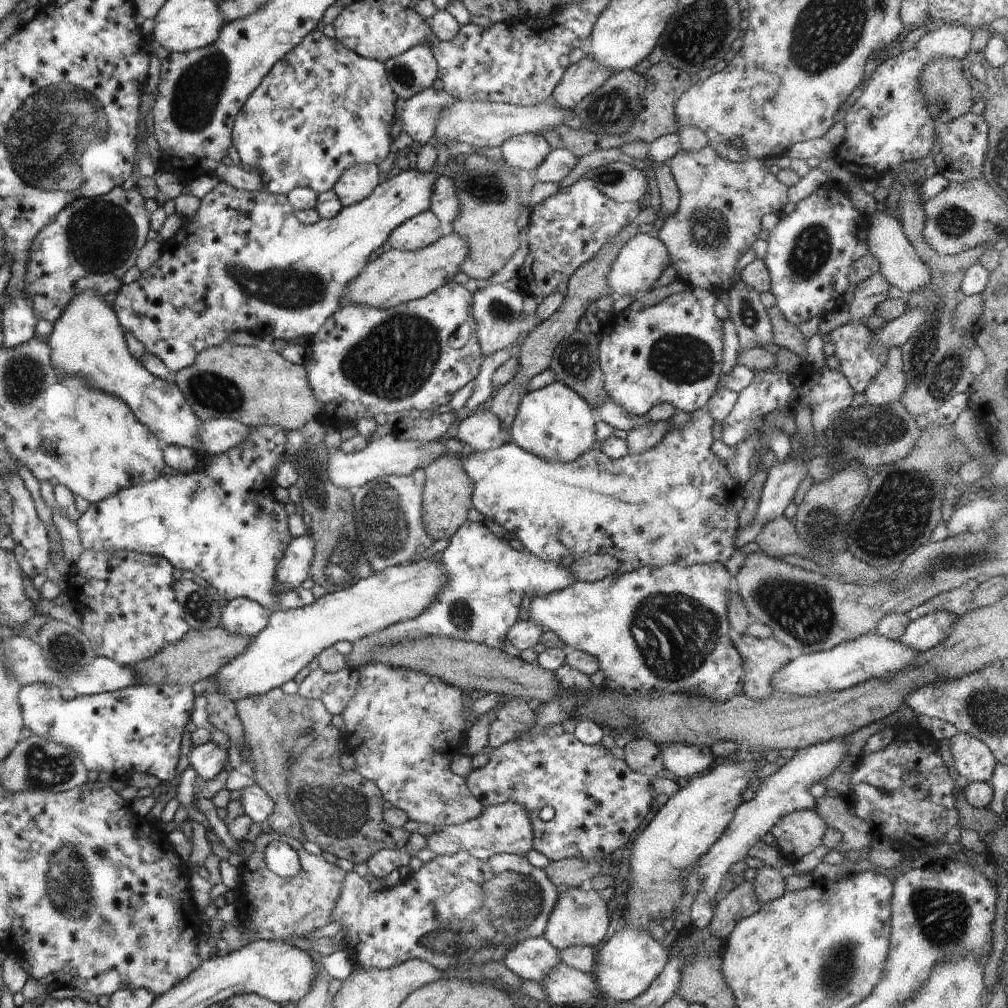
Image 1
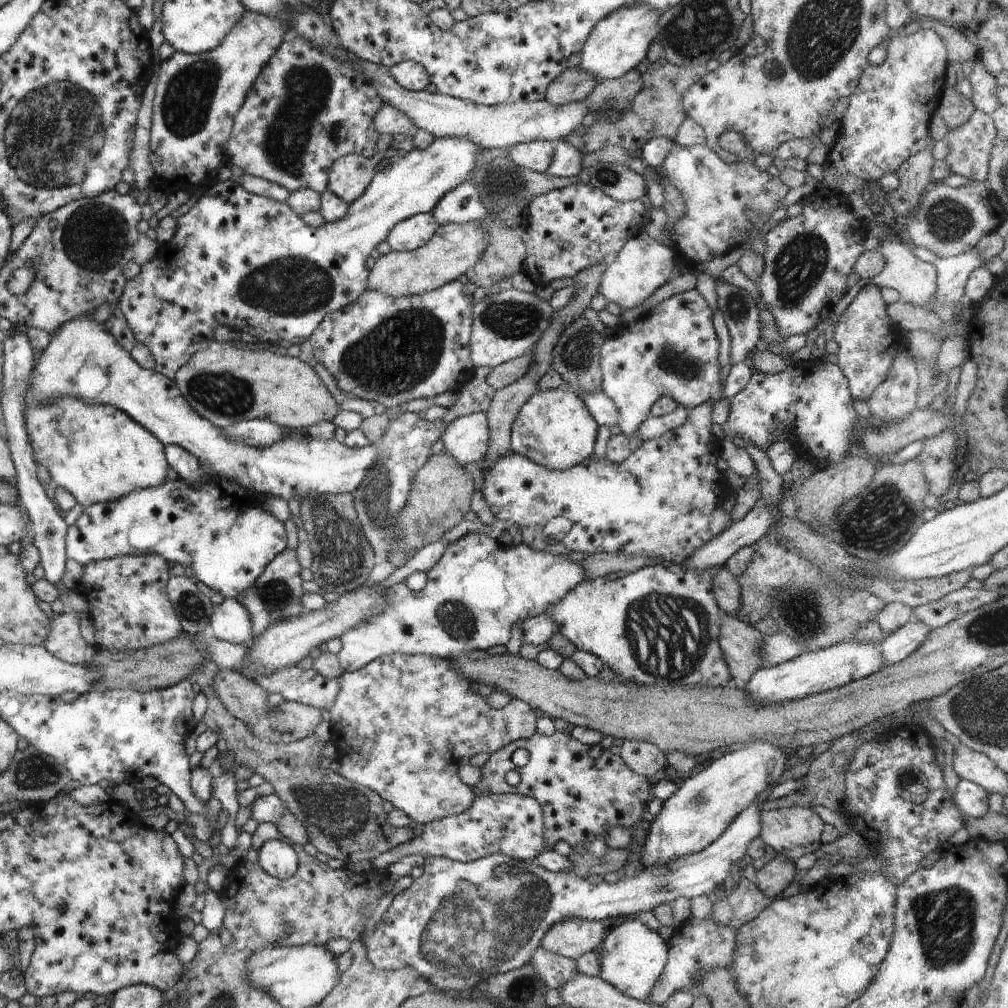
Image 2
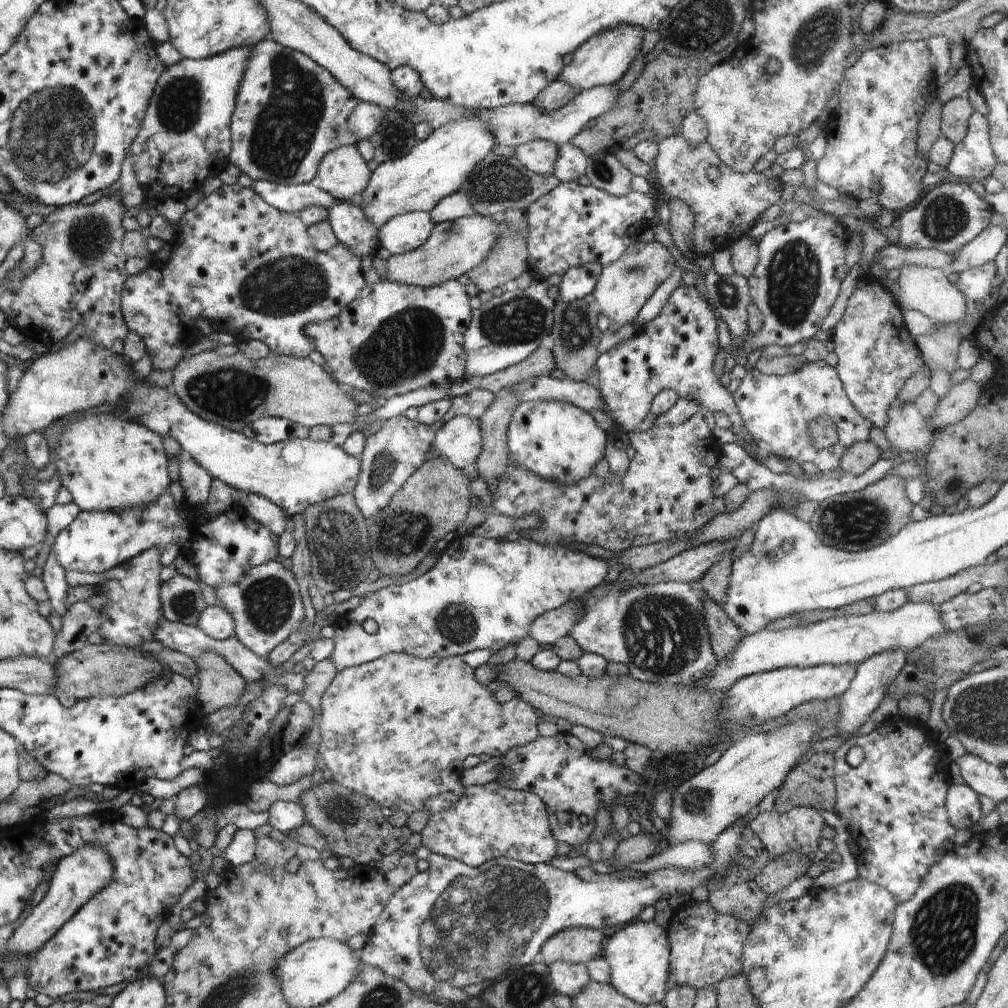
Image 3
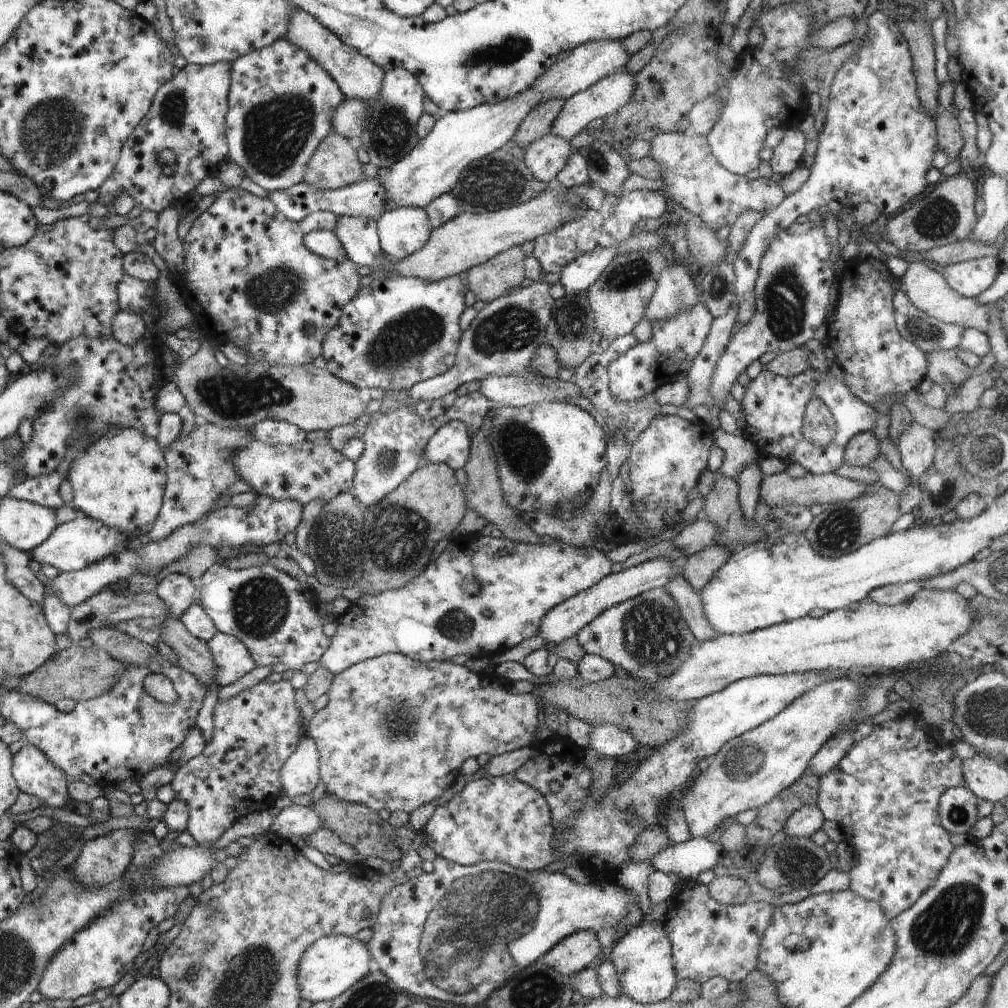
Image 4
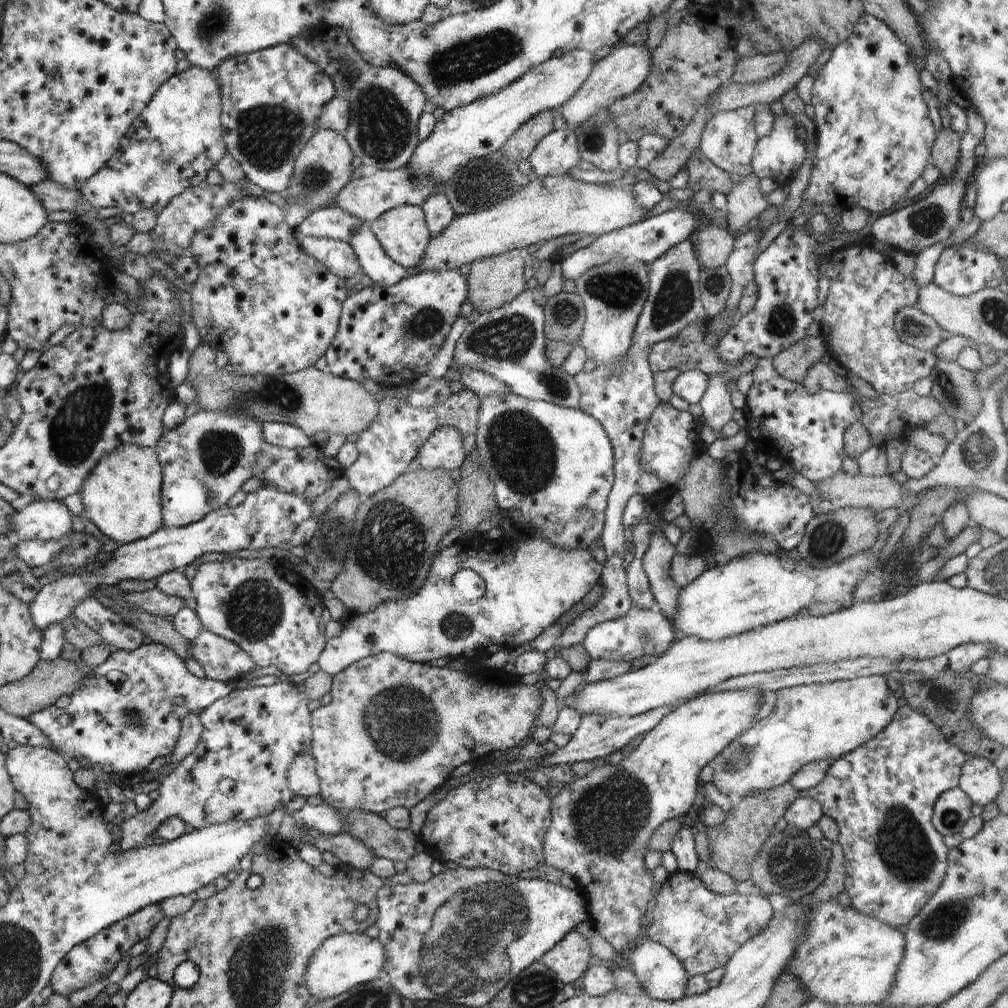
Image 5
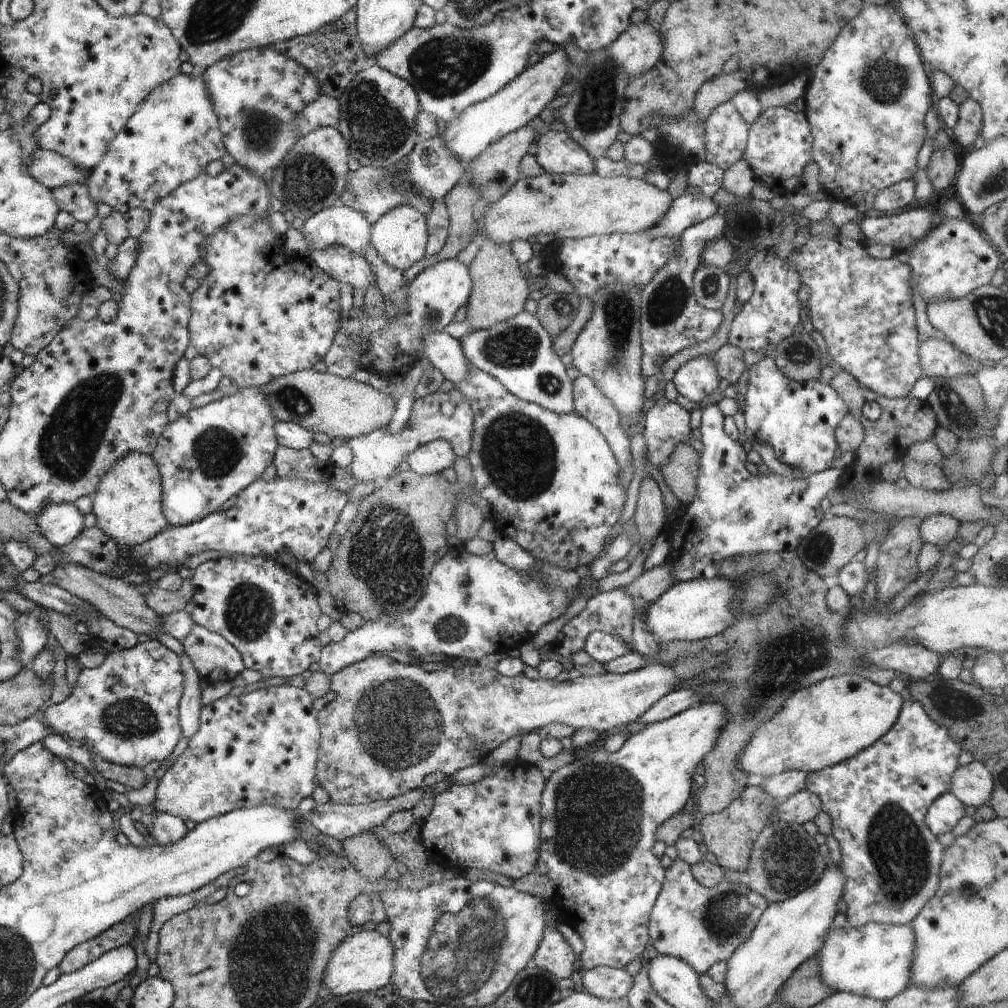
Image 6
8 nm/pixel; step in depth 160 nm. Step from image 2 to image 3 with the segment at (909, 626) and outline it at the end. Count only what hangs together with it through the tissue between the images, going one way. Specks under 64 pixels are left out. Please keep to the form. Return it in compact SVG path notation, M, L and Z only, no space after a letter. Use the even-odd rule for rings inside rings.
M890 649L868 657L857 666L856 676L850 686L840 695L840 710L837 724L834 726L837 736L847 736L856 731L868 716L876 710L881 700L886 696L889 684L898 676L900 669L905 665L906 652L902 649Z

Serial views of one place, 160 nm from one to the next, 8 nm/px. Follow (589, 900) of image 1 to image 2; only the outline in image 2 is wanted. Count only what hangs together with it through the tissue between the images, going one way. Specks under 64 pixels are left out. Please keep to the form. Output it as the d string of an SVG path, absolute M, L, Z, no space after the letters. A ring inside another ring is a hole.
M569 918L553 924L543 936L541 947L576 960L588 951L596 951L607 931L600 921Z

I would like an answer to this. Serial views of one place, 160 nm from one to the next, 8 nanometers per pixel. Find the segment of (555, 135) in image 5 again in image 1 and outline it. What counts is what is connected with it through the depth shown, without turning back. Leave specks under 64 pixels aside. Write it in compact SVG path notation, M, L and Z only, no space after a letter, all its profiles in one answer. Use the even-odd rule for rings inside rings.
M538 133L511 136L500 145L500 148L503 152L502 162L514 170L520 168L533 172L552 150L548 141Z

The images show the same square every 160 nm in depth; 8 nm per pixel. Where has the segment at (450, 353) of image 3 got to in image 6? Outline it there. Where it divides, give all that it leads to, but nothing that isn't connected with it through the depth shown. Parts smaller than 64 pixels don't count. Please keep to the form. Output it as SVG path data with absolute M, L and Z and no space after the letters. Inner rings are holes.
M451 258L425 268L408 283L403 313L386 312L372 316L364 306L359 309L352 307L323 358L327 372L351 378L356 370L365 369L385 380L400 381L418 360L424 358L425 337L428 339L432 334L442 333L458 308L467 303L472 285L469 268L457 258Z

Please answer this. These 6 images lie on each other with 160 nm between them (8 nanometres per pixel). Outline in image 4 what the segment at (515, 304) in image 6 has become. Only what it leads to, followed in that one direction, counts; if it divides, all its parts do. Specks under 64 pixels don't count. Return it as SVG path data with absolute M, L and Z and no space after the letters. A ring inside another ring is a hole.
M518 245L493 256L485 263L472 267L468 270L468 290L475 294L476 300L483 300L485 303L489 303L504 293L508 293L508 290L520 287L520 284L525 279L525 258L522 247Z

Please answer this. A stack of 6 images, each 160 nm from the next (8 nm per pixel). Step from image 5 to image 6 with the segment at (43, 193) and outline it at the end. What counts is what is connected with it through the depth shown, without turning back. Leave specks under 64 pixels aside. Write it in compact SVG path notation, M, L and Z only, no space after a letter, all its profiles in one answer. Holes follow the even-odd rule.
M72 183L51 189L60 211L68 211L76 223L86 224L97 215L96 203L84 183Z

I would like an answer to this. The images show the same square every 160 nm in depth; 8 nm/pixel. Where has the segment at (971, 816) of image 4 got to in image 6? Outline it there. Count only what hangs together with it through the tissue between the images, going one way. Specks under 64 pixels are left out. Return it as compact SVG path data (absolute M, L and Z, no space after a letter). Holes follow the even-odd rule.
M944 793L931 804L925 816L925 823L936 836L951 832L964 816L965 807L952 793Z

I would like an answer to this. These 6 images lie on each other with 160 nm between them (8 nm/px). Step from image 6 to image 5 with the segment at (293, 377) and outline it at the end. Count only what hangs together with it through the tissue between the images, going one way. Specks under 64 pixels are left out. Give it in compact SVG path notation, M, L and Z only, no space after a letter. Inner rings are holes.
M200 343L189 358L186 382L195 390L195 401L205 411L246 415L259 421L291 424L301 428L309 437L316 432L329 435L344 433L353 439L366 430L379 409L375 395L352 379L308 367L297 373L276 375L239 375L219 368L214 362L216 352Z

